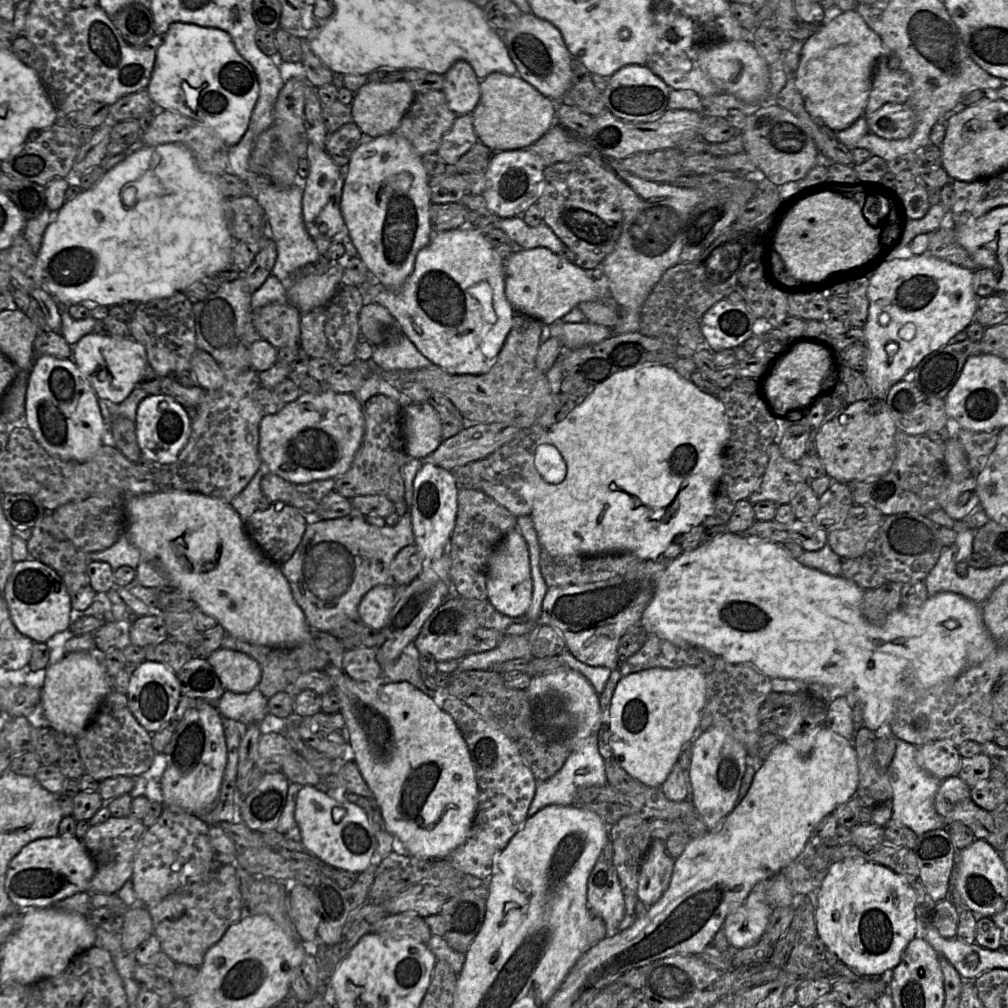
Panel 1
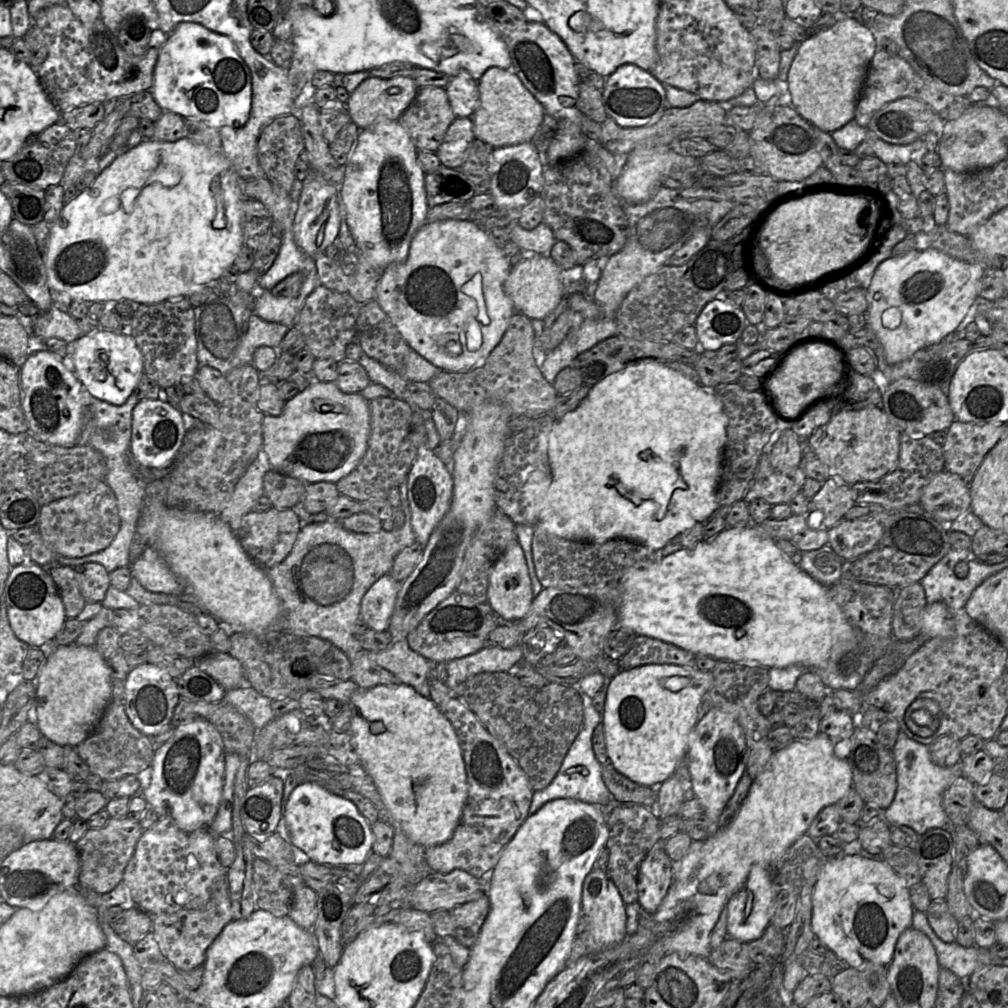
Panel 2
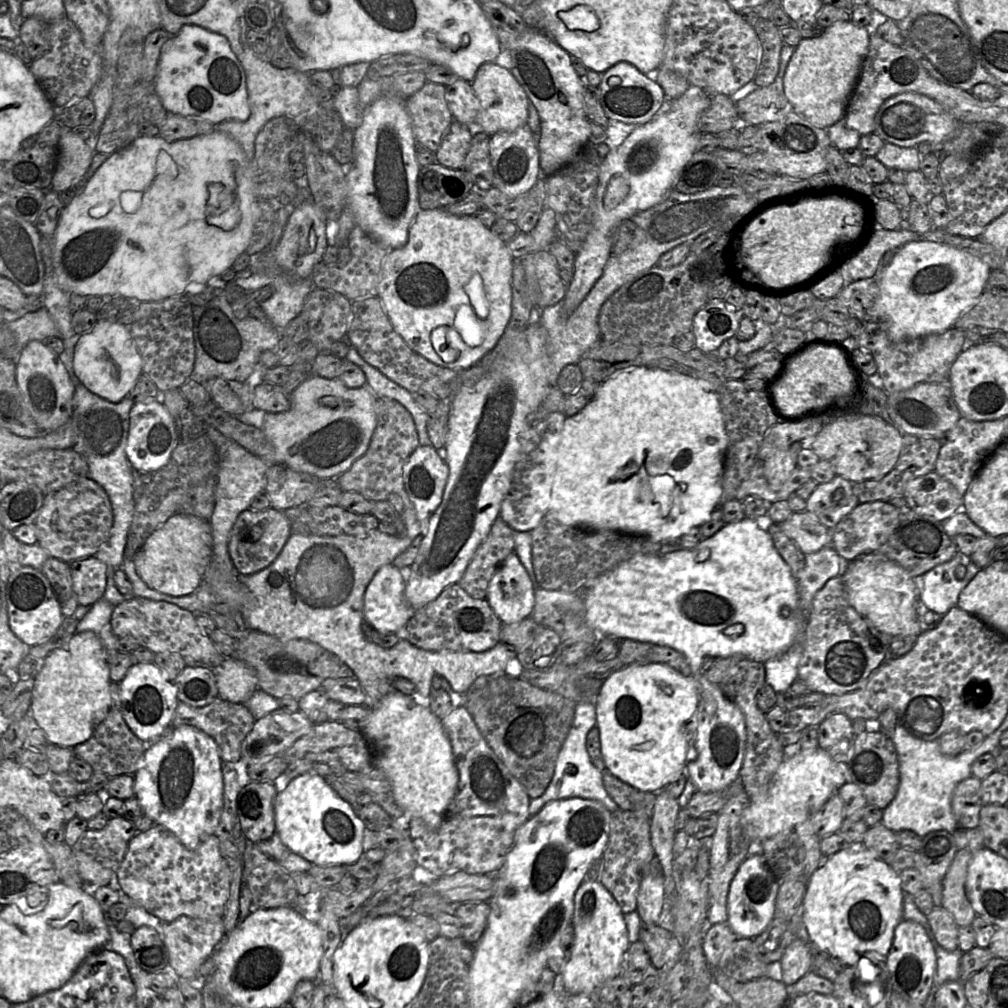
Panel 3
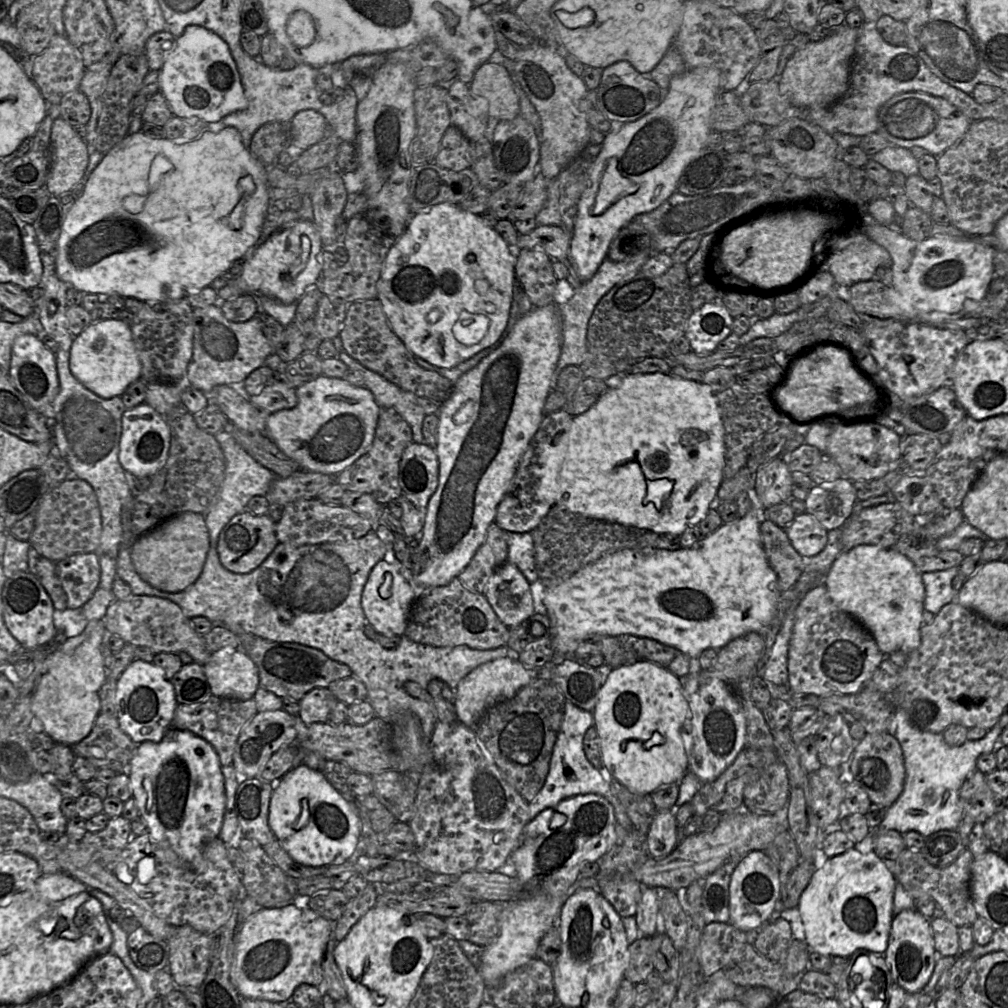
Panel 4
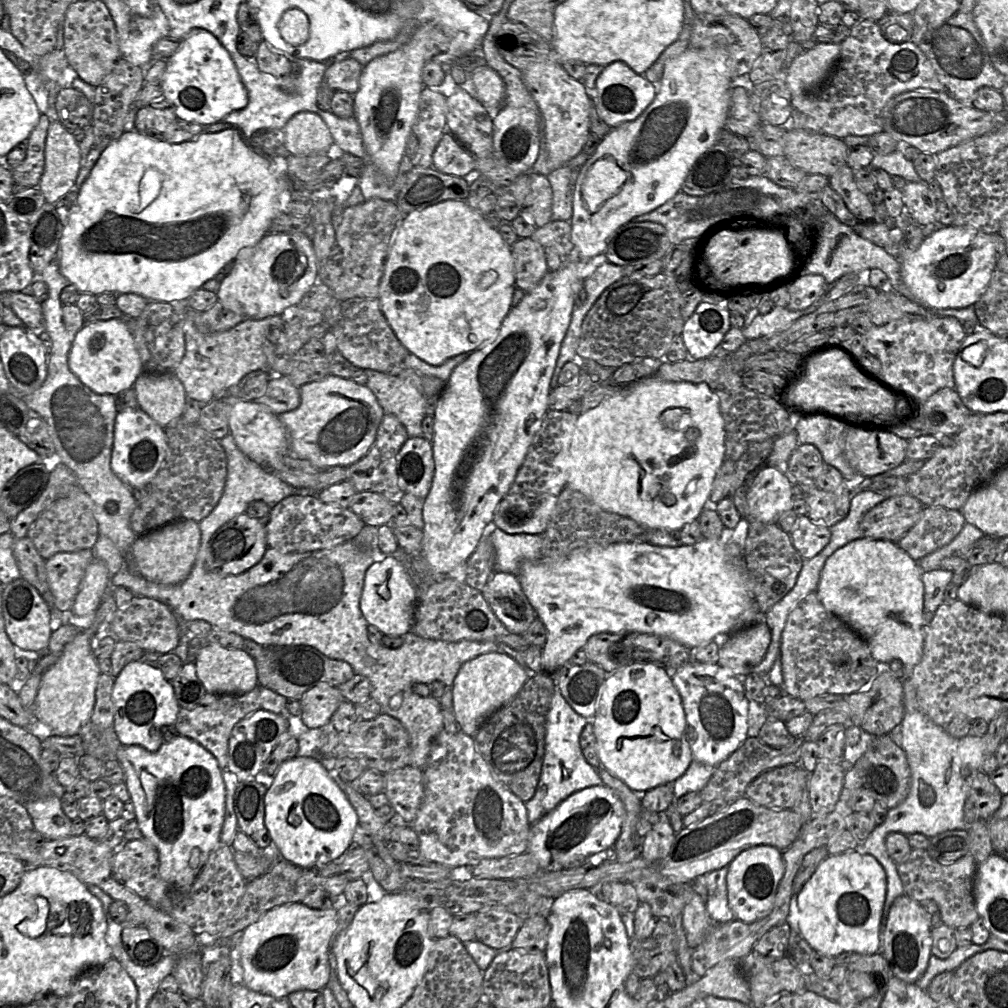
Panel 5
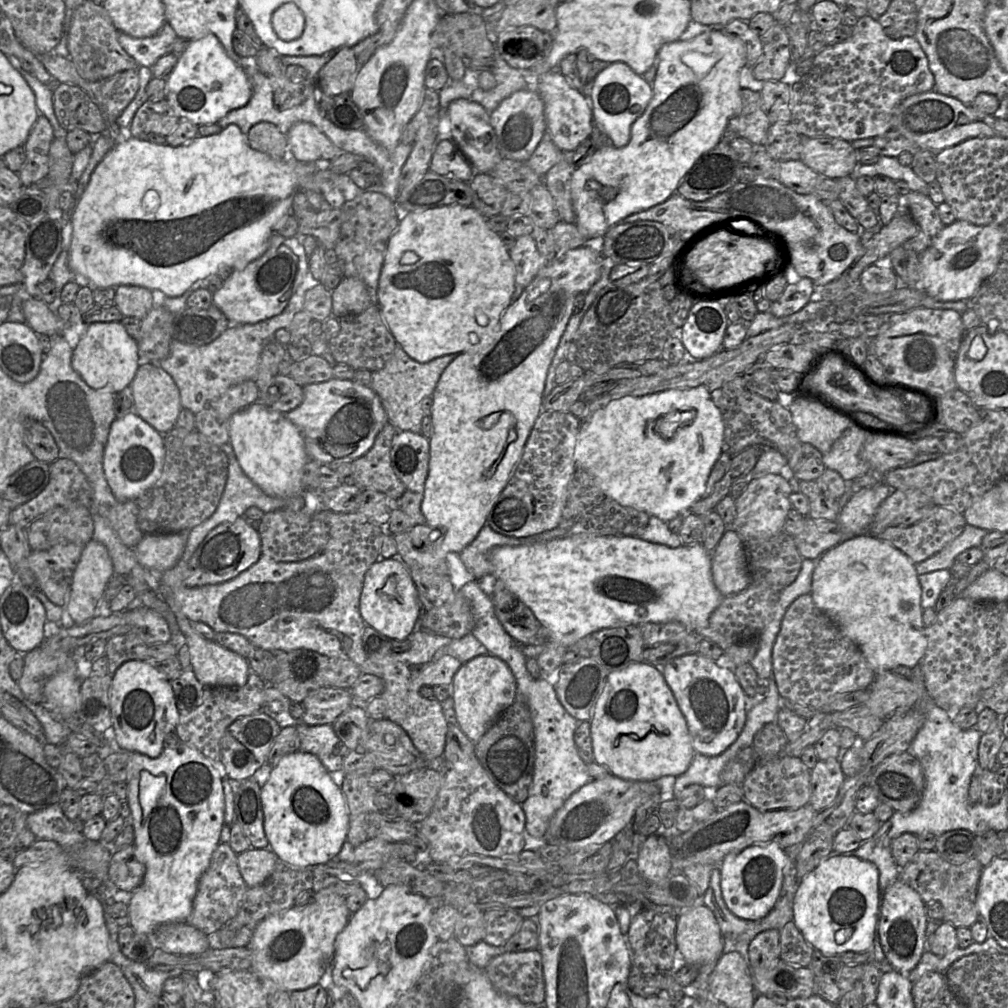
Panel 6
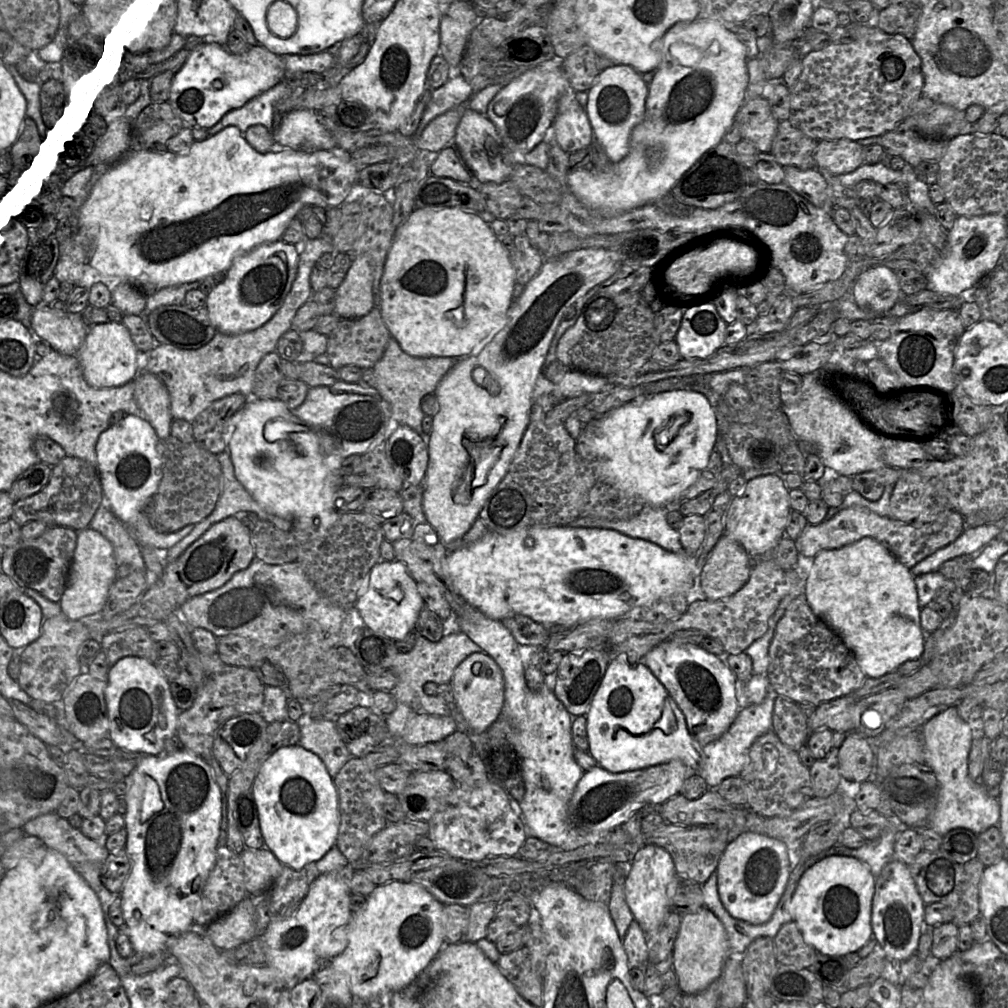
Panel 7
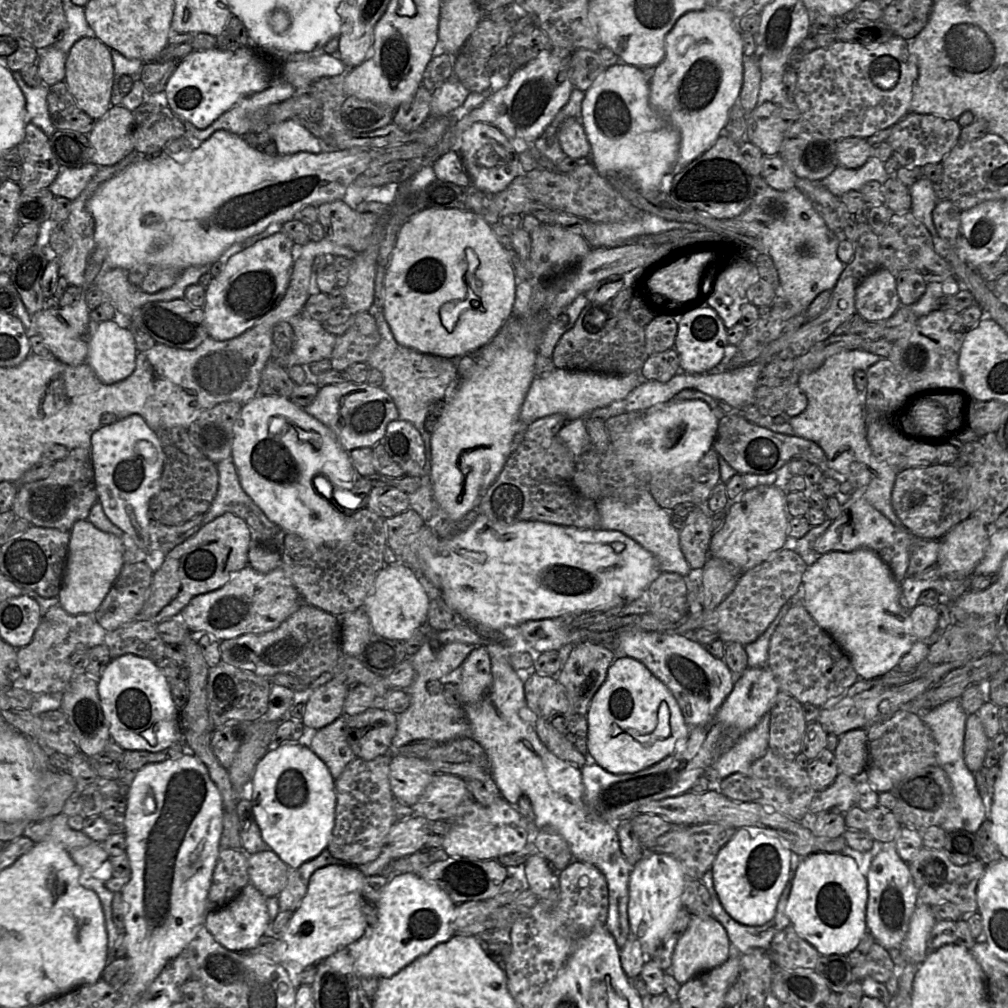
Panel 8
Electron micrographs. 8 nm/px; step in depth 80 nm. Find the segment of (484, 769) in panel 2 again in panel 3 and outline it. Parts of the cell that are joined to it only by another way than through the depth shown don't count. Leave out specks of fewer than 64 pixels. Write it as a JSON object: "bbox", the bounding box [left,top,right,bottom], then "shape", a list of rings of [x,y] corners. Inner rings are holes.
{"bbox":[408,705,531,877],"shape":[[[465,705],[453,707],[441,721],[451,743],[459,783],[437,830],[431,830],[420,818],[408,821],[418,866],[438,877],[458,871],[478,875],[498,871],[504,865],[517,830],[530,817],[531,798],[489,746]]]}

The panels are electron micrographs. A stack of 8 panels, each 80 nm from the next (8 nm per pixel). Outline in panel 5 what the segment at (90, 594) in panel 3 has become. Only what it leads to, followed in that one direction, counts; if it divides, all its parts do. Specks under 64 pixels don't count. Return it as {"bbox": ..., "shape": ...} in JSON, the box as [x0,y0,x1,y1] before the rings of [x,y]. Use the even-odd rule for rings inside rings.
{"bbox":[46,549,96,611],"shape":[[[92,549],[60,552],[46,560],[46,572],[54,606],[71,611],[86,569],[96,559]]]}

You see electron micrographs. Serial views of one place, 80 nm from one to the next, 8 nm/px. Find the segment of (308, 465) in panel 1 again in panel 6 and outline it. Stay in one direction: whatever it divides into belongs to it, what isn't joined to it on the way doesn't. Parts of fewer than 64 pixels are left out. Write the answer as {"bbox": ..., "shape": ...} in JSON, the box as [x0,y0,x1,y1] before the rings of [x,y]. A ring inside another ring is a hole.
{"bbox":[285,377,389,465],"shape":[[[335,377],[327,382],[303,386],[303,401],[297,408],[285,413],[285,416],[300,430],[310,460],[324,465],[338,465],[360,458],[370,450],[379,432],[389,422],[380,398],[370,386],[364,386],[355,380],[343,380]]]}

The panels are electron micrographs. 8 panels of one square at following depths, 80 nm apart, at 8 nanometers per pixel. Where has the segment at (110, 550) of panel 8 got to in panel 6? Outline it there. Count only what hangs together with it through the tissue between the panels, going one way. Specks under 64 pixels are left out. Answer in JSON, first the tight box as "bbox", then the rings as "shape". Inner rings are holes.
{"bbox":[53,539,114,627],"shape":[[[92,539],[83,548],[81,558],[73,574],[68,601],[63,611],[63,621],[53,622],[63,627],[80,624],[95,616],[104,590],[114,574],[113,563],[107,548],[100,542]]]}

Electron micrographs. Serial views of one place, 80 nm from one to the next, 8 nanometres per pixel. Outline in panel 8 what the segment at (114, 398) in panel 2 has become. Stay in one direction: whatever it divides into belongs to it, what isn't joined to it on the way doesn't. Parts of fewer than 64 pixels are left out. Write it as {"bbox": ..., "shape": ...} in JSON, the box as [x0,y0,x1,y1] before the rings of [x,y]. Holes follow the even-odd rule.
{"bbox":[86,318,137,384],"shape":[[[129,318],[122,320],[123,325],[114,320],[98,323],[91,333],[86,362],[104,384],[114,384],[129,377],[136,365],[137,350],[132,332],[128,328]]]}

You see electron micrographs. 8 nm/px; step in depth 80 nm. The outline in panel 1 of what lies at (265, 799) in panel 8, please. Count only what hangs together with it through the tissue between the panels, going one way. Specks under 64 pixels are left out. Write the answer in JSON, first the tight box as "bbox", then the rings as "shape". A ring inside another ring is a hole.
{"bbox":[294,785,377,873],"shape":[[[303,785],[297,795],[294,817],[301,832],[301,843],[327,865],[353,873],[361,873],[371,865],[377,840],[368,814],[361,807],[347,800],[336,800],[315,786]]]}

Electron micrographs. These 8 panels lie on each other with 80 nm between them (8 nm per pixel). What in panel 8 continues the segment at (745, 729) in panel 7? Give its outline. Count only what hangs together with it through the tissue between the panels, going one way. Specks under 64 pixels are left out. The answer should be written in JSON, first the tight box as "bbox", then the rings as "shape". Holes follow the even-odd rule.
{"bbox":[713,713,770,780],"shape":[[[770,713],[765,714],[713,764],[722,780],[734,773],[750,777],[752,764],[768,751],[769,715]]]}

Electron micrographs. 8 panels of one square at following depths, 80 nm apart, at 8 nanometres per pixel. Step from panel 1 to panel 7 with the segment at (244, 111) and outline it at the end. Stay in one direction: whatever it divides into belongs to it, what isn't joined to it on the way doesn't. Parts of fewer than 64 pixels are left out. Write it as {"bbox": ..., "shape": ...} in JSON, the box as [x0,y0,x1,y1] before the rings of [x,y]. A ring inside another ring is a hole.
{"bbox":[168,42,284,129],"shape":[[[205,42],[191,51],[183,66],[174,73],[168,103],[181,120],[190,127],[210,129],[229,111],[242,107],[284,79],[283,58],[260,44],[251,45],[249,50],[243,54],[232,54],[216,42]]]}

